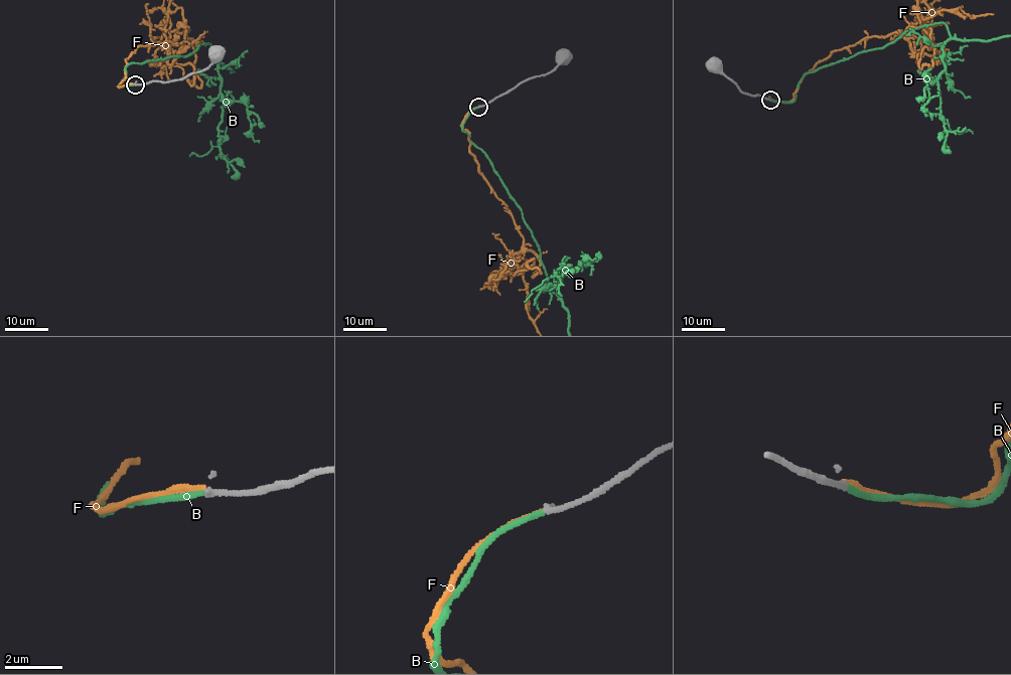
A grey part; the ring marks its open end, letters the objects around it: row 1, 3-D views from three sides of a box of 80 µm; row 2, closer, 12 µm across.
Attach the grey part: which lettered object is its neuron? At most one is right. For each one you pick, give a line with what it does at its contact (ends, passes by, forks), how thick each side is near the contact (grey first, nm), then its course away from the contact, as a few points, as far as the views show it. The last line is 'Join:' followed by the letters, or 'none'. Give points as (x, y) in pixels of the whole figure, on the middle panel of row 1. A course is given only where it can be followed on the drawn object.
B: it ends there; 220 nm thick on the grey side, 200 nm on the other
Join: B

